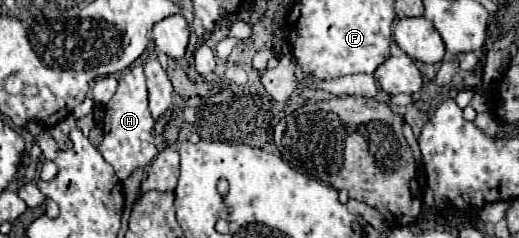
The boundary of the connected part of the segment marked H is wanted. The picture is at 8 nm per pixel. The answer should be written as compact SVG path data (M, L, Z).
M140 64L132 66L118 80L118 90L112 96L112 100L106 104L106 116L108 116L108 124L106 124L104 140L98 146L98 150L104 156L104 160L114 168L118 180L122 180L120 174L124 174L124 178L128 178L136 168L150 164L150 162L146 162L146 156L140 156L134 152L134 142L154 142L154 138L150 136L150 130L154 126L154 118L148 110L146 78L144 78L144 70Z

